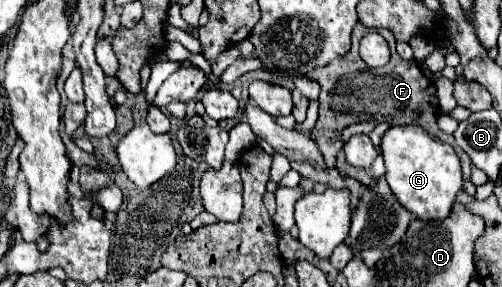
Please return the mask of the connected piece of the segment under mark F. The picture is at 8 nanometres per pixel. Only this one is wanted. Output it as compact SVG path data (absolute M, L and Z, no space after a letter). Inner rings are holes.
M360 22L354 26L354 32L352 32L352 48L346 56L340 56L338 60L330 62L328 66L324 68L314 68L312 72L308 72L310 78L318 80L320 86L322 86L322 92L320 92L320 112L318 112L318 122L316 126L310 130L310 138L318 144L324 160L326 160L326 166L328 168L334 168L336 164L336 154L338 150L344 146L342 142L342 130L346 126L350 126L352 122L356 122L360 116L360 112L364 112L364 120L368 118L374 118L378 122L392 122L392 116L396 114L396 124L412 124L414 122L414 112L418 114L418 122L422 122L422 128L434 136L434 138L440 138L440 140L450 140L446 134L440 132L438 124L436 124L436 114L440 112L438 110L438 102L436 102L436 86L424 76L422 68L418 62L406 62L398 56L396 52L396 40L392 36L390 30L386 28L378 28L376 32L382 34L386 38L386 42L390 44L390 50L392 50L392 58L386 66L382 68L368 68L364 64L364 60L360 58L358 54L358 46L360 46L360 40L362 36L370 32L366 26L362 26ZM354 94L364 94L364 104L362 100L356 104L354 100Z

